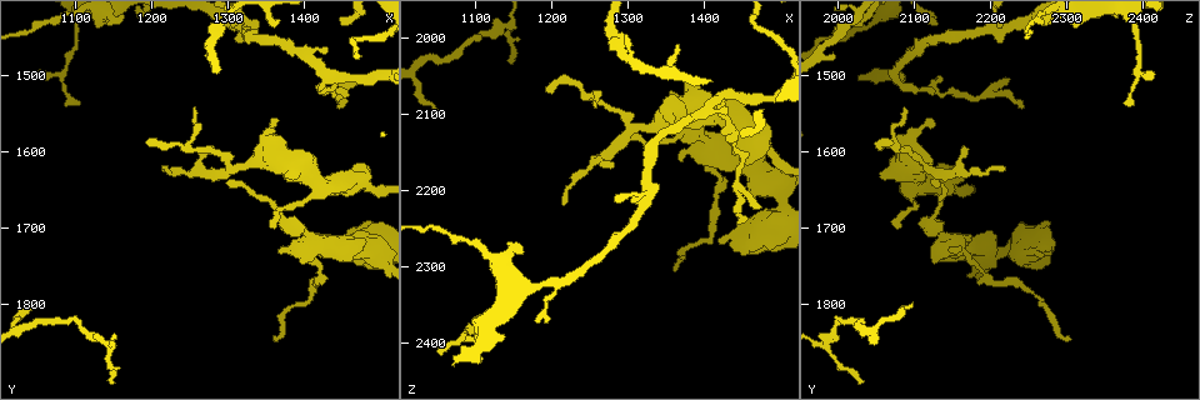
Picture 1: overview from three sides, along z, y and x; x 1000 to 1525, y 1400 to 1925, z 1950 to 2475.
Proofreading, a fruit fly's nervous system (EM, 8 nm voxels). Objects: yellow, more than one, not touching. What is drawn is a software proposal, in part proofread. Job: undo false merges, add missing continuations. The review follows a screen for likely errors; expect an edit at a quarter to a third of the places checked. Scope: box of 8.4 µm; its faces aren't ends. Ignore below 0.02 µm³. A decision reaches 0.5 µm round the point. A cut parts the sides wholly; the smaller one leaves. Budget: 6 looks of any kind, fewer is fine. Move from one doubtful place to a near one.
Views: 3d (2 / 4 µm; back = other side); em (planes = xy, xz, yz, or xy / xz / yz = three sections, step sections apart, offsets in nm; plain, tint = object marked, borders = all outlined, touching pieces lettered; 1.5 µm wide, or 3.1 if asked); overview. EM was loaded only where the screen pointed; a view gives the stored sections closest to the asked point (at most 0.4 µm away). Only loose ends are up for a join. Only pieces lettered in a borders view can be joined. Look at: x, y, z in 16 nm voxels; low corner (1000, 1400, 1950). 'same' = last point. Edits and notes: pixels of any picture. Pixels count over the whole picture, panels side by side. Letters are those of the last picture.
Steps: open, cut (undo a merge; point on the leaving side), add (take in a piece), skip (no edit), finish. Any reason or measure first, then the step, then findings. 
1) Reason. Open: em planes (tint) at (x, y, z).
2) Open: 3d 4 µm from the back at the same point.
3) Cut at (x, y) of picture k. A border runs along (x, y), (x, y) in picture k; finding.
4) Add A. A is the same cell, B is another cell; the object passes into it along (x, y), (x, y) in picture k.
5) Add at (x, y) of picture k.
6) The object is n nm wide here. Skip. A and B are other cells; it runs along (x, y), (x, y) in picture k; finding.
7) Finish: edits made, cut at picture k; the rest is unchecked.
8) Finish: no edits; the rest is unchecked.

Long arm stops here. Open: 3d 4 µm at (1050, 1800, 2100).

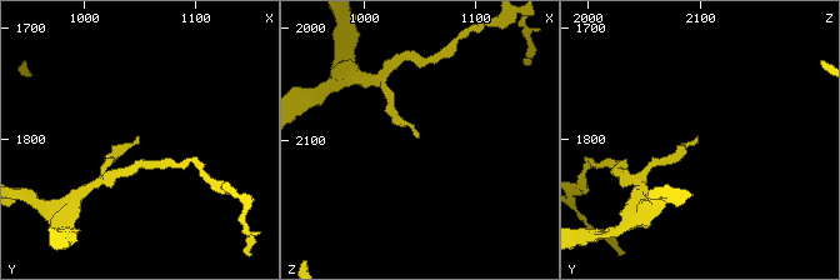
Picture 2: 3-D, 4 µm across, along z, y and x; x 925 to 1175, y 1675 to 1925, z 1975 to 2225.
Now the EM. Open: em planes (borders) at (1048, 1796, 2100).

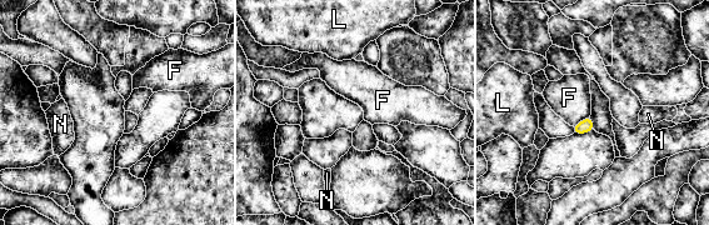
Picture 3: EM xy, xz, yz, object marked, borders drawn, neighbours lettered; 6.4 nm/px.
The object is 80 nm wide here. Skip. F, L and N are other cells; a border runs along (589, 115), (573, 126) in picture 3; no lettered piece goes on from it.

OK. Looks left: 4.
An open end. Open: 3d 4 µm at (1420, 1730, 2265).

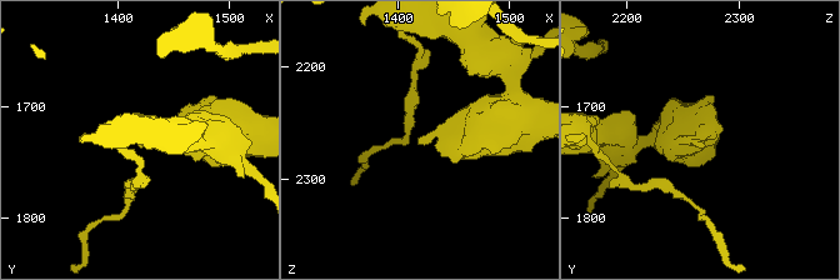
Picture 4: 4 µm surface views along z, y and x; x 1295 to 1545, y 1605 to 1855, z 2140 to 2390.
Need the tissue. Open: em planes (plain) at (1416, 1734, 2264).

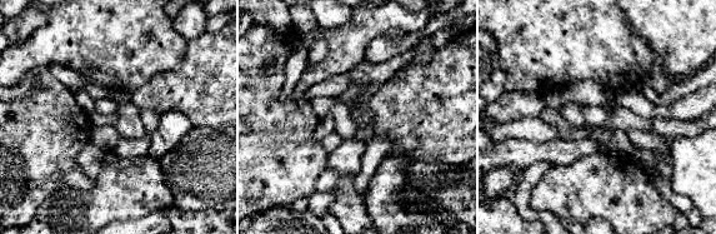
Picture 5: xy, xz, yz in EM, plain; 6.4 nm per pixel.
Open: em planes (borders) at the same point.

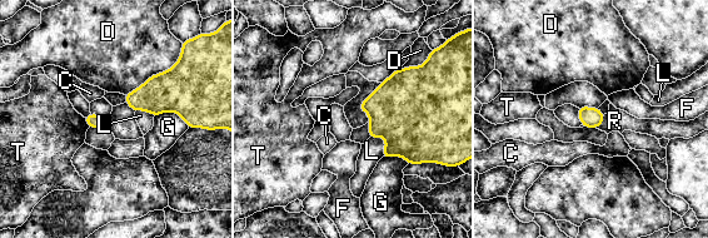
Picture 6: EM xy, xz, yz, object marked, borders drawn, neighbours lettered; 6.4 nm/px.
Skip. C, D, F, G, L, R and T are other cells; a border runs along (84, 118), (89, 127) in picture 6; none of them fits.

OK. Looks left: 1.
Free end. Open: em xy step 8 (borders) at (1365, 1730, 2165).

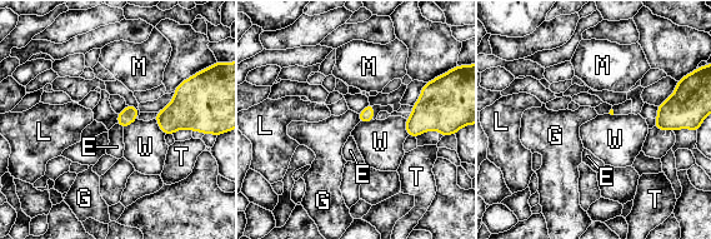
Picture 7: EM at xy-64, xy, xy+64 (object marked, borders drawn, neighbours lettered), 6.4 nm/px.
Skip. E, G, L, M, T and W are other cells; a border runs along (405, 119), (405, 132), (407, 135) in picture 7; no lettered piece goes on from it.

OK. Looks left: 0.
Finish: no edits; the rest is unchecked.

